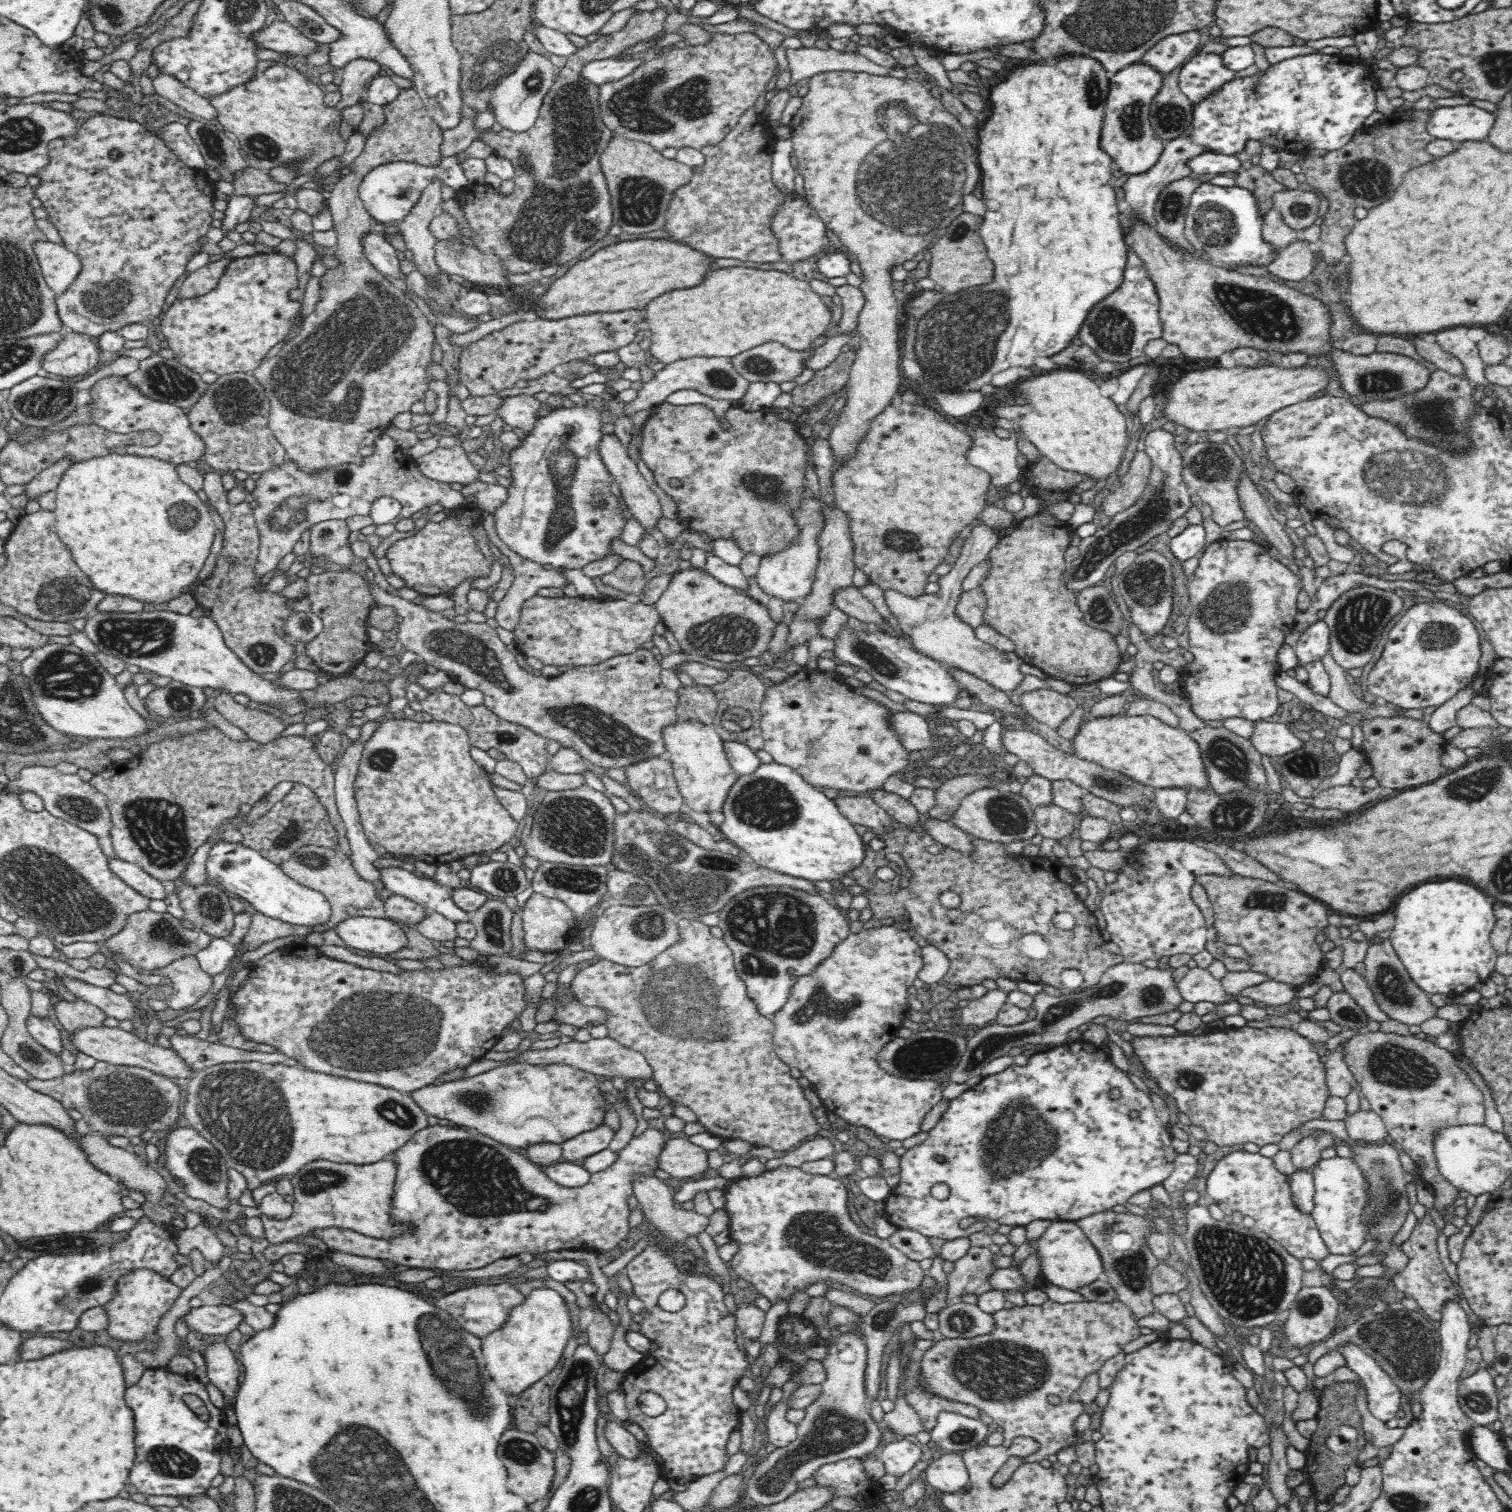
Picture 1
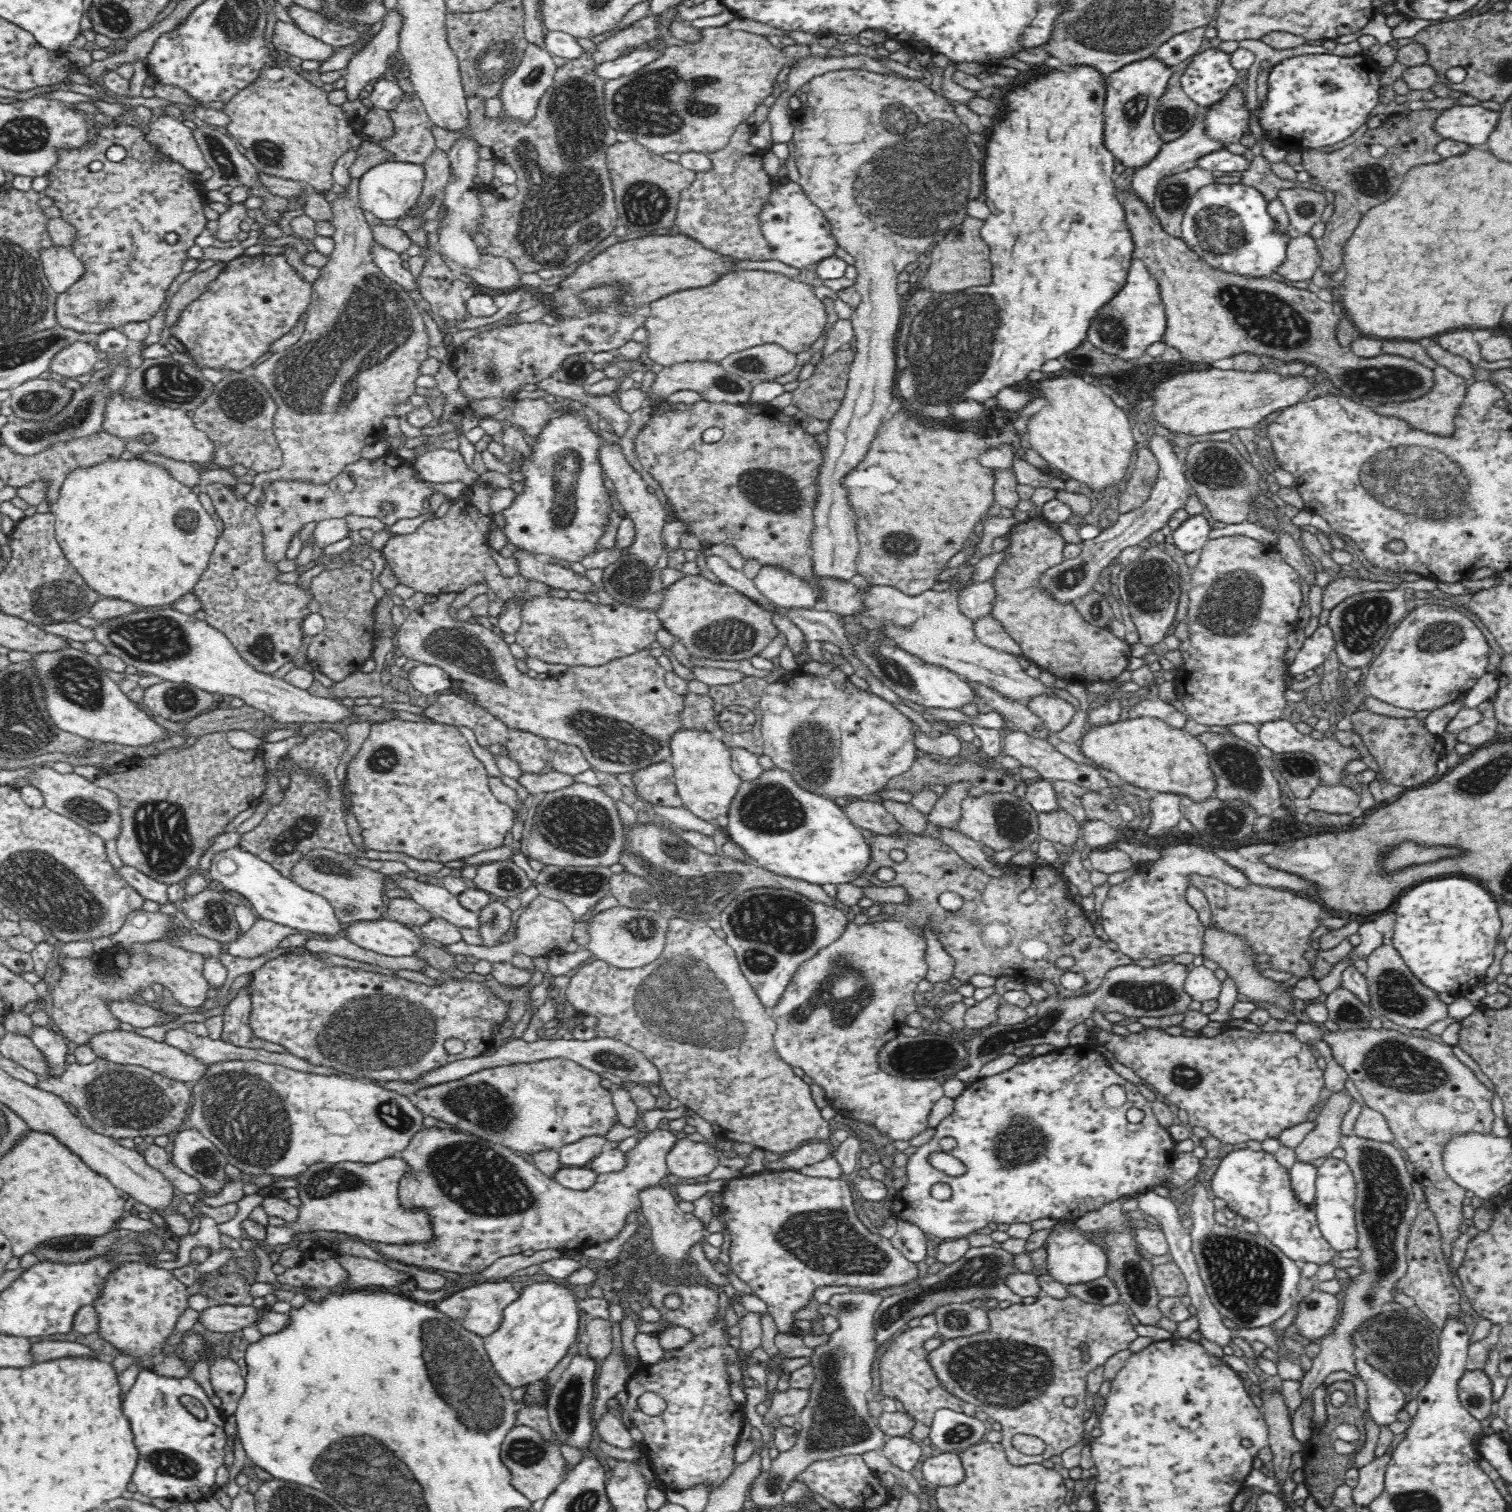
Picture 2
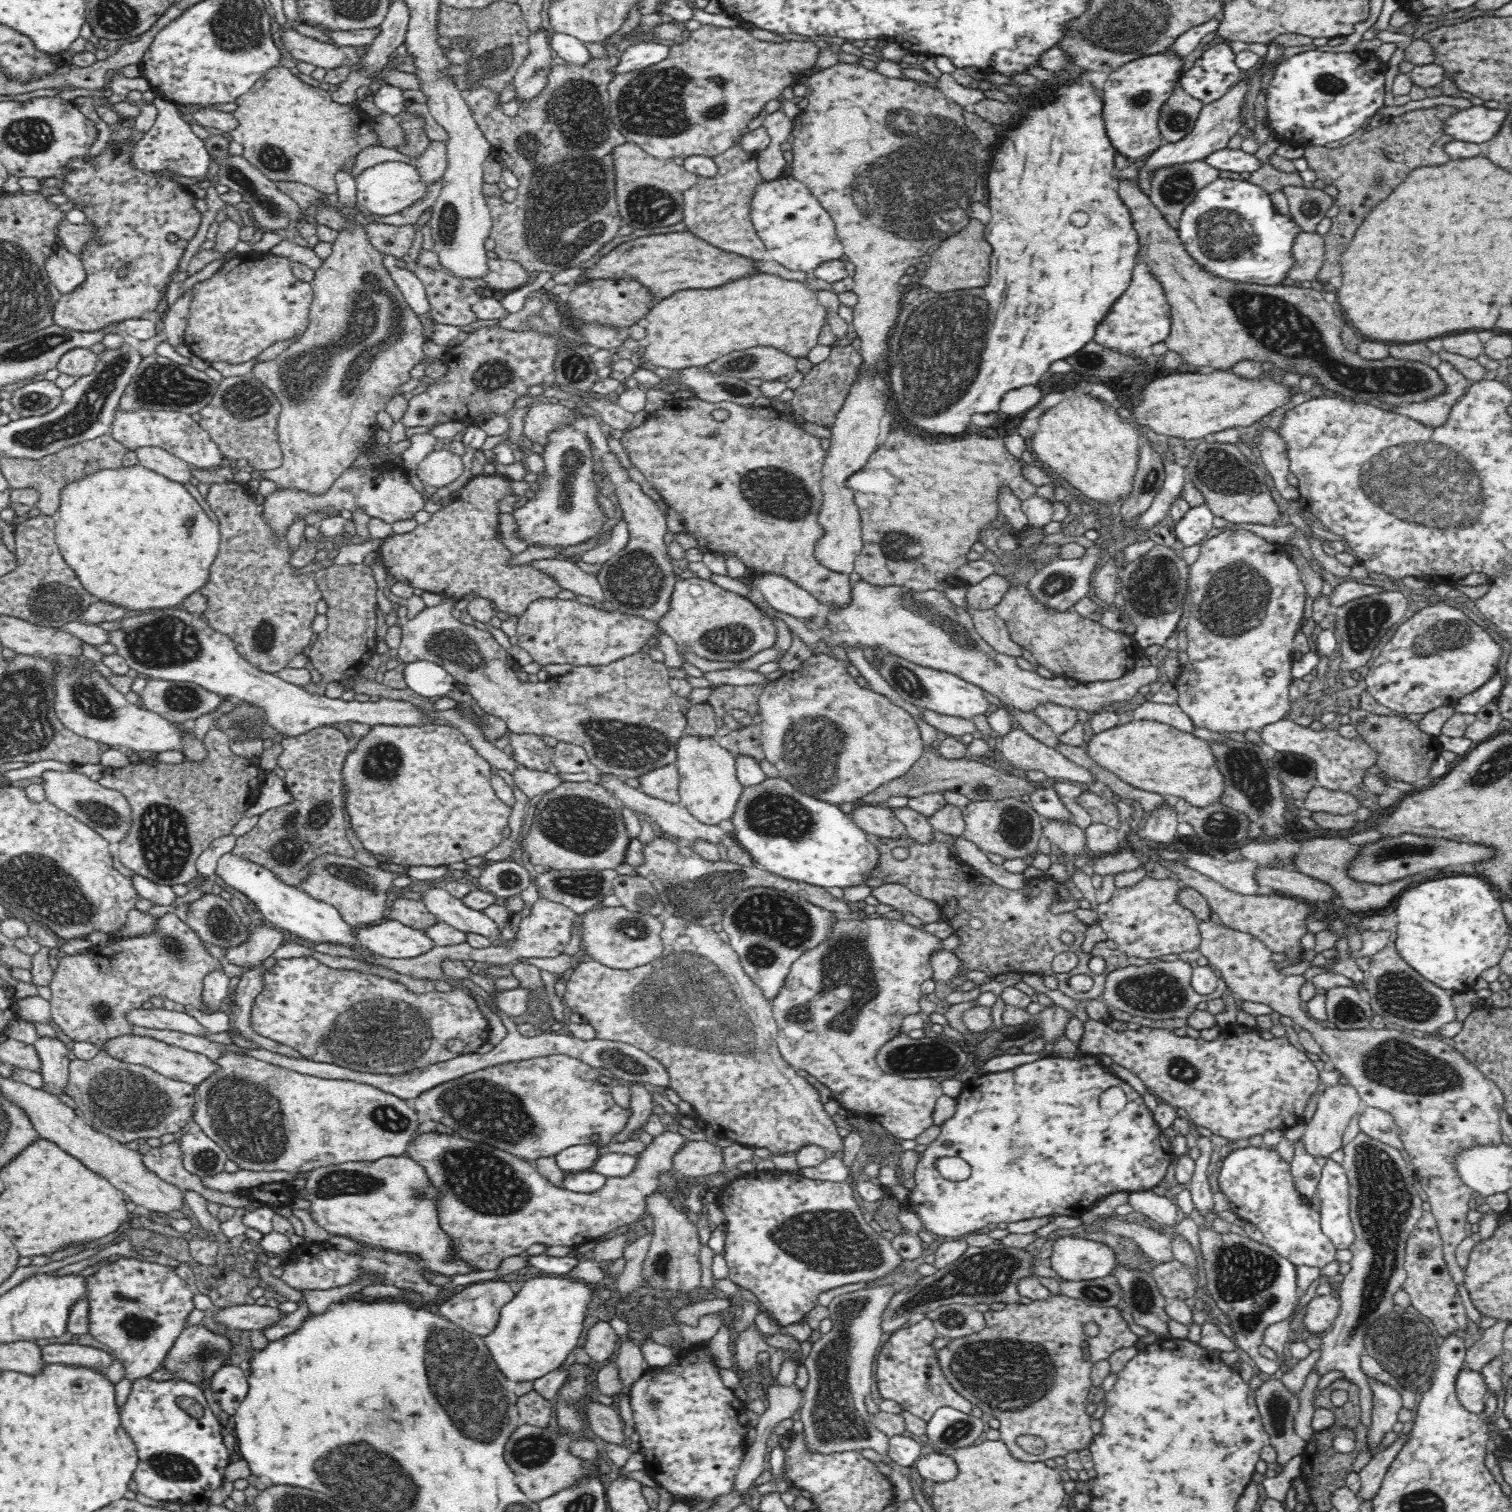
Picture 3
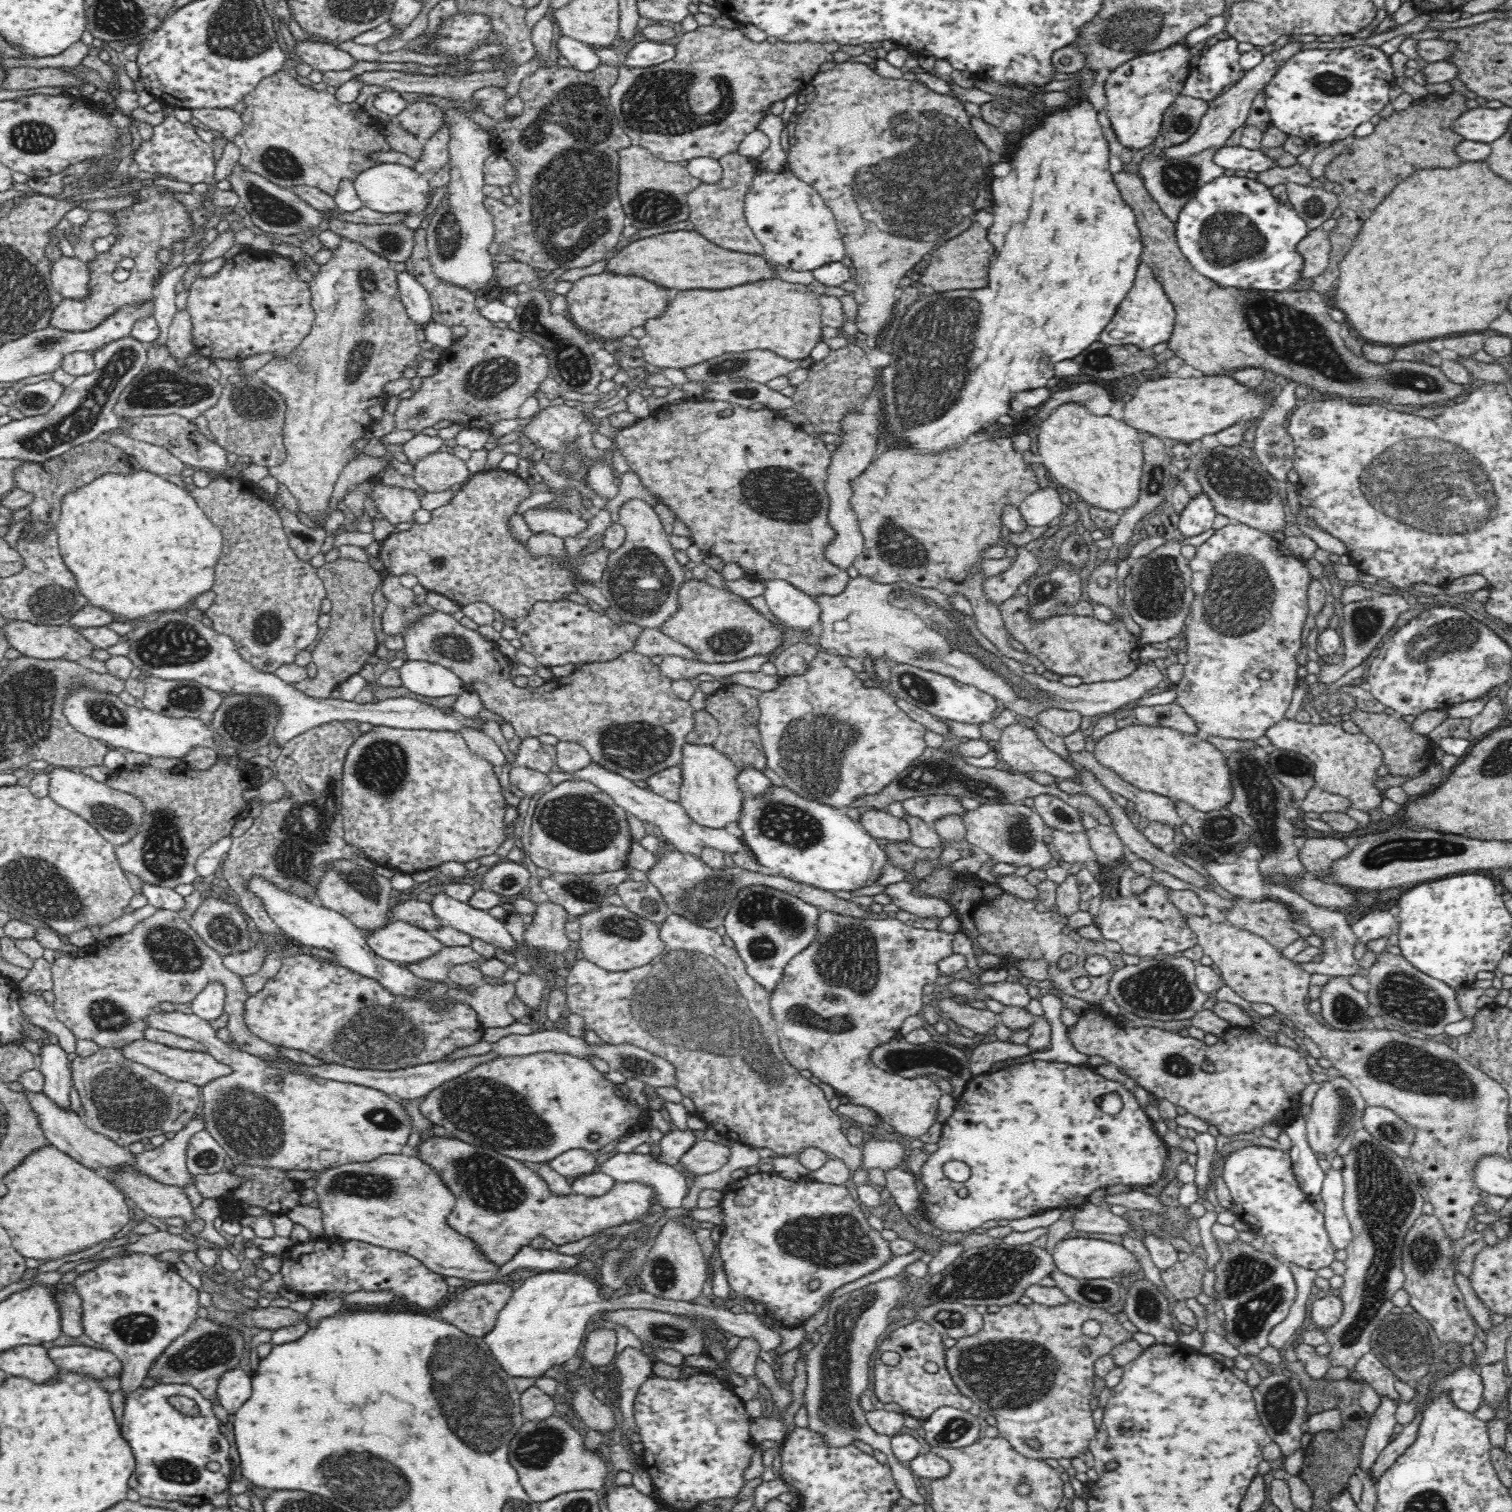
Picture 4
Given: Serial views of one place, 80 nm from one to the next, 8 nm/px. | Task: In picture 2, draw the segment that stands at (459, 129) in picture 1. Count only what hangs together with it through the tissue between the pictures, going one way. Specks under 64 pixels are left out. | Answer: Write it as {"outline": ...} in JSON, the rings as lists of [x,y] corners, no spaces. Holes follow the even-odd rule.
{"outline":[[[648,14],[633,22],[627,28],[618,31],[596,44],[594,51],[584,51],[578,58],[567,59],[565,64],[557,69],[553,86],[540,98],[536,116],[525,125],[518,125],[510,119],[494,119],[494,122],[484,116],[484,99],[468,97],[468,126],[463,130],[446,130],[434,126],[436,147],[448,154],[456,146],[456,141],[462,137],[476,141],[479,145],[493,150],[497,160],[510,165],[518,179],[515,183],[518,194],[506,200],[489,188],[477,187],[477,198],[483,209],[479,221],[479,232],[488,240],[486,250],[496,256],[502,256],[512,261],[520,271],[538,272],[538,270],[555,270],[564,268],[570,270],[582,256],[586,256],[600,240],[604,240],[619,224],[619,217],[614,202],[610,174],[606,168],[607,149],[612,147],[621,136],[606,121],[604,114],[604,84],[605,80],[594,75],[594,66],[616,60],[624,50],[633,50],[643,42],[654,40],[664,32],[660,14]]]}

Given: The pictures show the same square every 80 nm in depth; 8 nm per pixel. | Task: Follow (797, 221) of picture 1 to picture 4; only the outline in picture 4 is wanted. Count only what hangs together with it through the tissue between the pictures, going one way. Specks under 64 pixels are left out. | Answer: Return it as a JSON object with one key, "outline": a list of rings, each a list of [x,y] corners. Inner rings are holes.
{"outline":[[[757,168],[754,184],[746,195],[745,203],[746,221],[762,243],[764,255],[771,263],[782,264],[798,272],[806,272],[806,270],[816,270],[824,264],[840,262],[846,256],[845,244],[830,208],[810,184],[799,180],[788,170],[773,174]]]}

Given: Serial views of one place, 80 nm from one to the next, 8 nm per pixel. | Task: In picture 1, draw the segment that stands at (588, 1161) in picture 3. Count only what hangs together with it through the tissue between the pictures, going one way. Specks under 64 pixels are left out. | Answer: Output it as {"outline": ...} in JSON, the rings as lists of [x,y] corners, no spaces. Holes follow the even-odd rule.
{"outline":[[[602,1123],[601,1126],[594,1128],[594,1130],[584,1132],[579,1136],[566,1140],[561,1145],[563,1160],[579,1164],[579,1161],[584,1156],[591,1156],[609,1149],[614,1134],[616,1134],[616,1131]]]}

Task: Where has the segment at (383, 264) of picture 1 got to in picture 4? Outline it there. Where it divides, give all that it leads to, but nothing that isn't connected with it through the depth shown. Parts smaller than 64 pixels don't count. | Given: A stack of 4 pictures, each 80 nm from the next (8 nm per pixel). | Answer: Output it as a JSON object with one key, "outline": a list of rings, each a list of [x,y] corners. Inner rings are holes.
{"outline":[[[398,272],[396,278],[402,303],[410,320],[419,326],[432,321],[430,296],[424,286],[416,280],[414,274]]]}

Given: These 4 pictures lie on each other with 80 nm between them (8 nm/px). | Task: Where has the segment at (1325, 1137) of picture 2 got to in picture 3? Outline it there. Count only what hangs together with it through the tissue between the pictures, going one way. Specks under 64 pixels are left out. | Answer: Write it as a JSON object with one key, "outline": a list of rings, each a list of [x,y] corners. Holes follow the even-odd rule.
{"outline":[[[1344,1084],[1326,1087],[1324,1093],[1317,1097],[1317,1102],[1318,1108],[1316,1108],[1312,1120],[1307,1123],[1303,1146],[1306,1153],[1313,1158],[1328,1158],[1333,1152],[1343,1149],[1344,1130],[1350,1119],[1364,1109],[1364,1105],[1356,1088]]]}

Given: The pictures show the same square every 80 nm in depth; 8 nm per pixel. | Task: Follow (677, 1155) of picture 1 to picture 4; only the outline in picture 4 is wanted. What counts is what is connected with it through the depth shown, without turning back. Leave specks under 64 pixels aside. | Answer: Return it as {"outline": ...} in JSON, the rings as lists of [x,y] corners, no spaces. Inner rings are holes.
{"outline":[[[698,1141],[680,1158],[678,1168],[695,1176],[711,1174],[728,1163],[731,1150],[719,1142]]]}

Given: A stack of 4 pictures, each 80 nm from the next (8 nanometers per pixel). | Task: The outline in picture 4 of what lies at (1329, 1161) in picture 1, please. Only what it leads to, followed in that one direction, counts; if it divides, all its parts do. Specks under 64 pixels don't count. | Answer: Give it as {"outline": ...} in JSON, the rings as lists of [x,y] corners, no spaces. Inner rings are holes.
{"outline":[[[1328,1169],[1319,1193],[1324,1202],[1324,1227],[1337,1250],[1346,1249],[1353,1240],[1351,1224],[1344,1210],[1344,1178],[1341,1170]]]}

